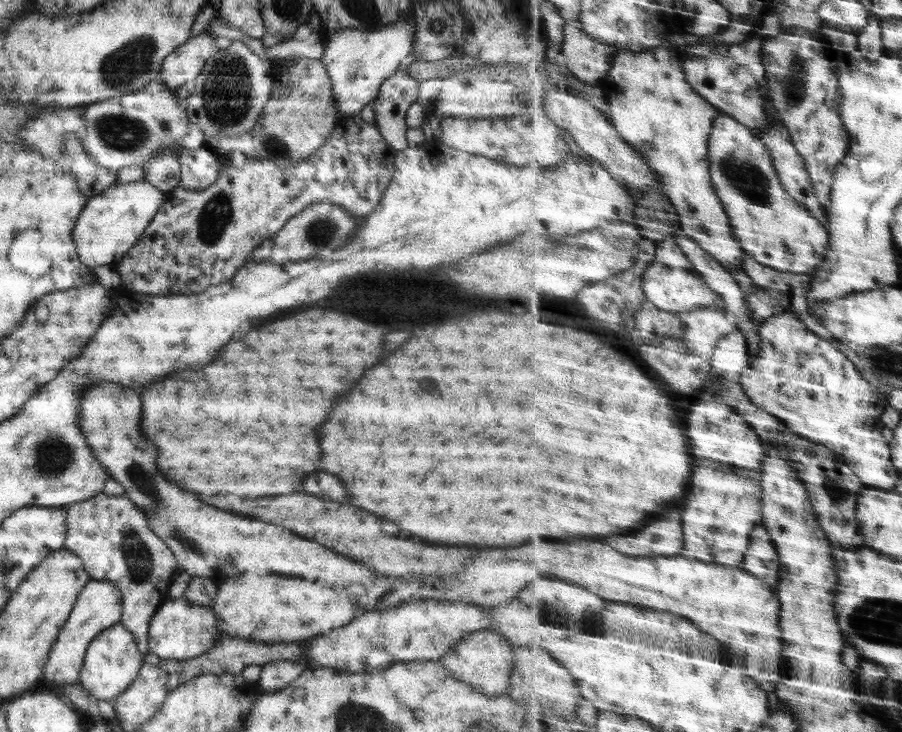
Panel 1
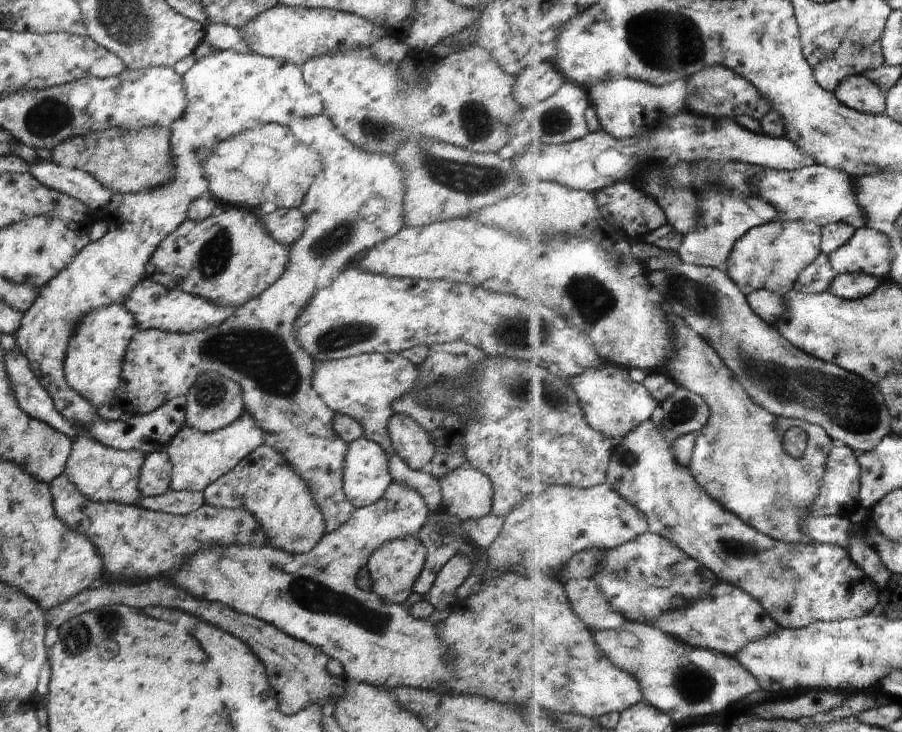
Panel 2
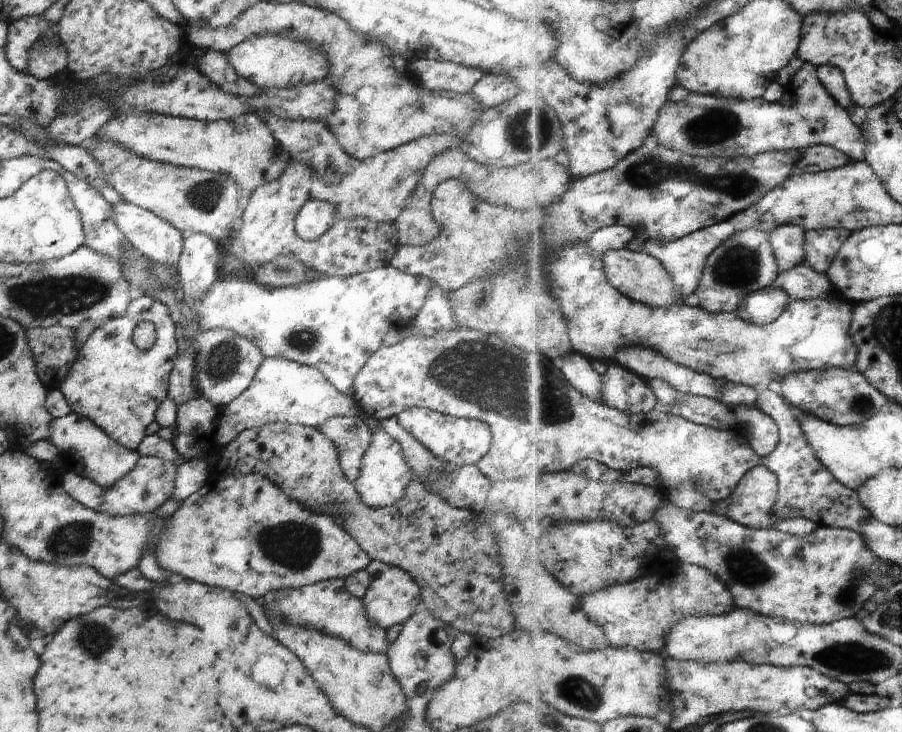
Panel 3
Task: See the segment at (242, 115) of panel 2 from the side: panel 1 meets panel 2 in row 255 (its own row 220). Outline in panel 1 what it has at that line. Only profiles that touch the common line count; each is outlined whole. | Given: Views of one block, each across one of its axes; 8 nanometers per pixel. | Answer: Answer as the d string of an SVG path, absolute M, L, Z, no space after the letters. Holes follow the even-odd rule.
M143 180L111 184L103 192L90 196L81 208L72 230L72 241L79 262L89 269L102 264L114 265L139 241L151 218L163 204L166 193Z

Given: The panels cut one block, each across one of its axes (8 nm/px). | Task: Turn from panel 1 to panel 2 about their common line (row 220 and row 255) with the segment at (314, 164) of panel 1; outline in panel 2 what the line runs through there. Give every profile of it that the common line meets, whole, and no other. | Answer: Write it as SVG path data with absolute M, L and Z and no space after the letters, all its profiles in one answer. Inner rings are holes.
M231 208L216 217L209 215L200 221L186 218L173 232L156 244L155 250L147 259L144 278L168 289L179 289L184 293L200 296L216 305L238 307L255 298L279 278L285 266L287 253L287 247L277 244L262 230L258 217L247 211Z

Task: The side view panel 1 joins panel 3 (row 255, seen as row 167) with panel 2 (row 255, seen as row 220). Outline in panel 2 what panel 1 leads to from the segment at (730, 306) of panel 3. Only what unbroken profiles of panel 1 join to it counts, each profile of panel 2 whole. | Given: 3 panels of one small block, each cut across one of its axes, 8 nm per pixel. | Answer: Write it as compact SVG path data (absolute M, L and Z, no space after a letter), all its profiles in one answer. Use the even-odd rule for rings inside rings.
M773 221L753 227L735 243L727 272L746 296L761 289L786 296L794 290L799 275L823 254L822 228L813 221Z

